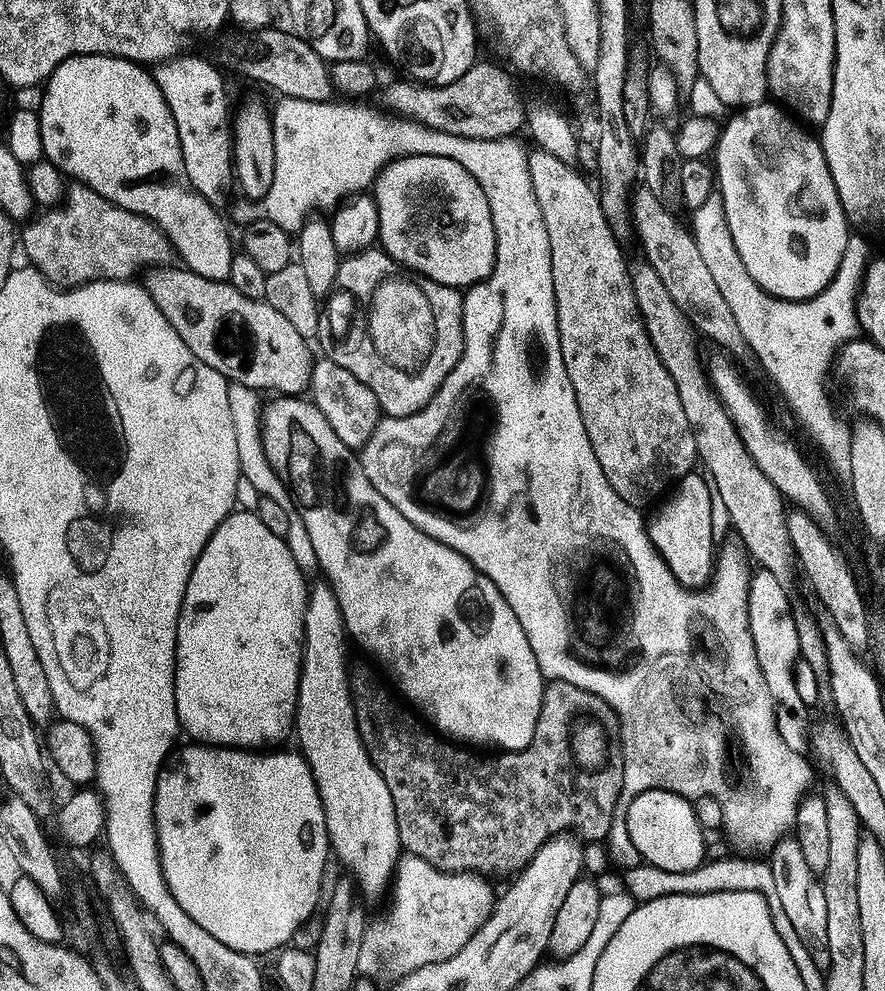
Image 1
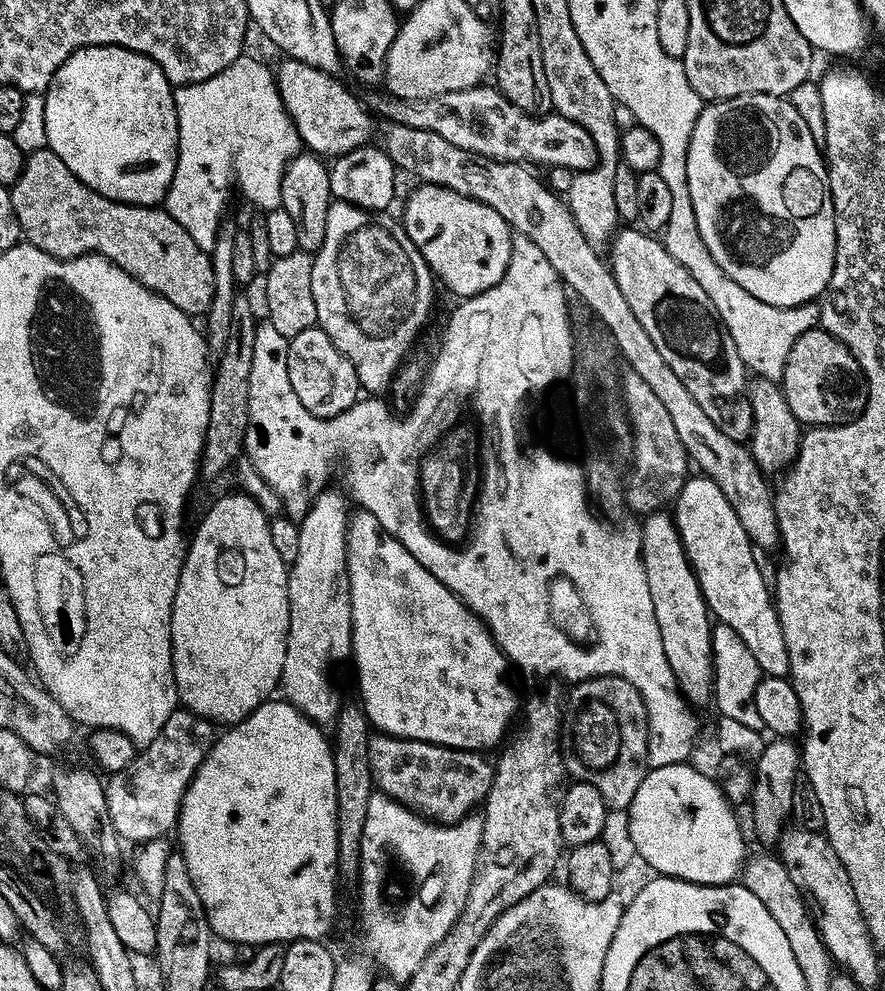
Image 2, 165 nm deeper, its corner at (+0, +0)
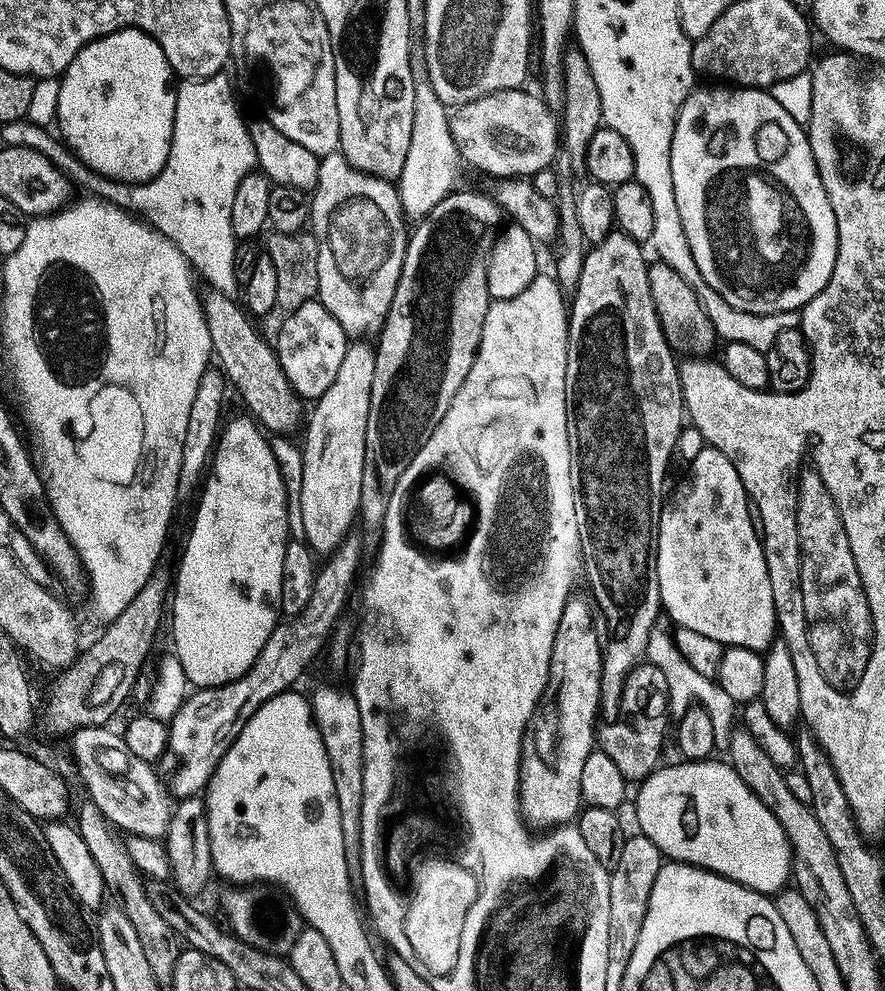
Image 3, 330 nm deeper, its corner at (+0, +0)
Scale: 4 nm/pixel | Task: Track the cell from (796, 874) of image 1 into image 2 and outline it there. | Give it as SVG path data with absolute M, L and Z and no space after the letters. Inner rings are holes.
M772 738L754 760L752 782L752 824L766 843L775 845L792 816L794 786L802 772L802 752L797 741L792 738ZM796 743L796 744L795 744ZM788 820L788 821L787 821Z

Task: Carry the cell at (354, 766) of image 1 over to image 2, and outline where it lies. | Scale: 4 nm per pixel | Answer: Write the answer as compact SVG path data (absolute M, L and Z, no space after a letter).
M325 490L313 499L303 520L299 521L298 558L288 570L288 601L290 626L286 642L286 662L278 685L283 699L321 726L332 726L340 713L342 699L336 689L336 671L340 664L349 663L352 654L352 607L350 606L350 578L348 577L348 522L350 500L342 491Z

